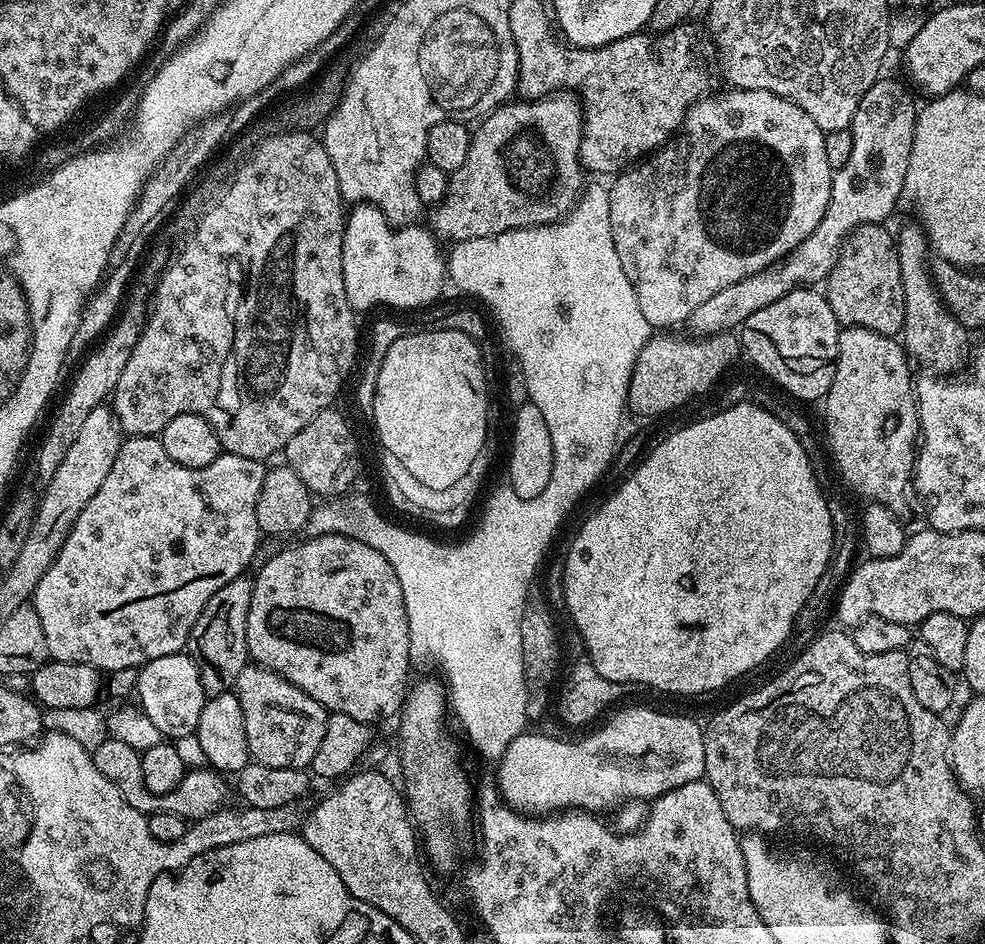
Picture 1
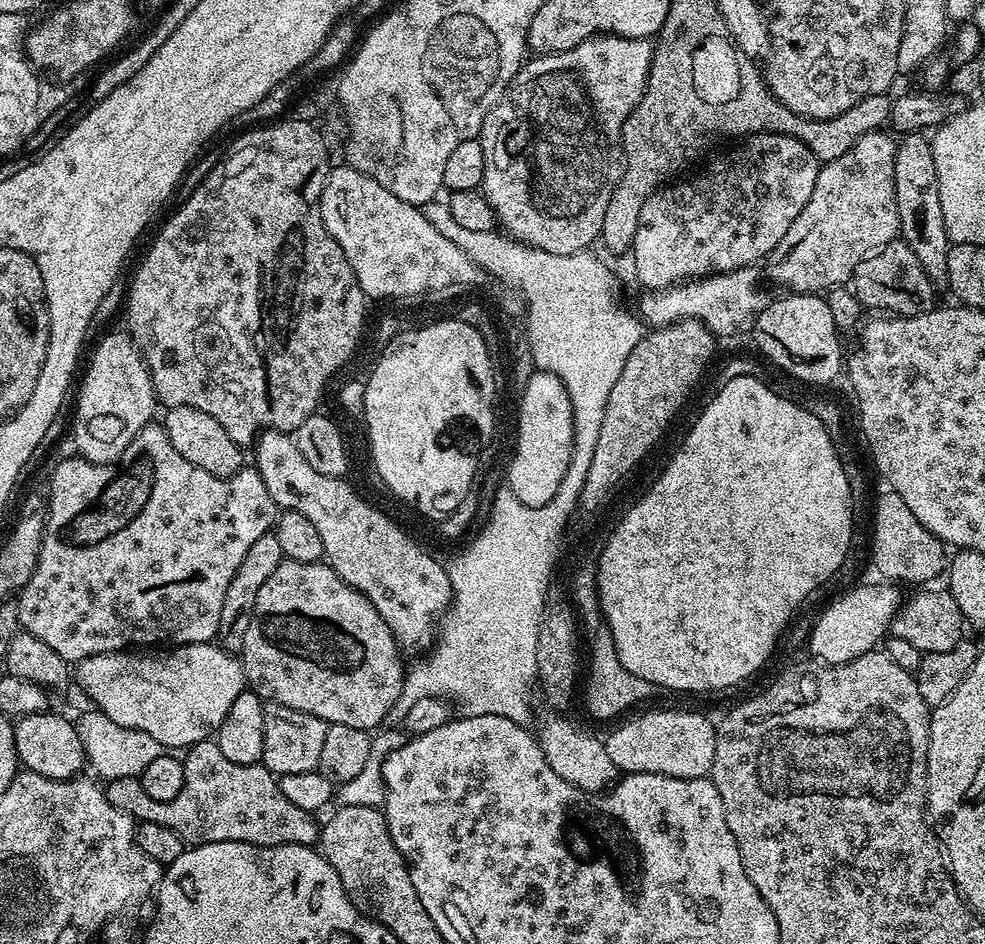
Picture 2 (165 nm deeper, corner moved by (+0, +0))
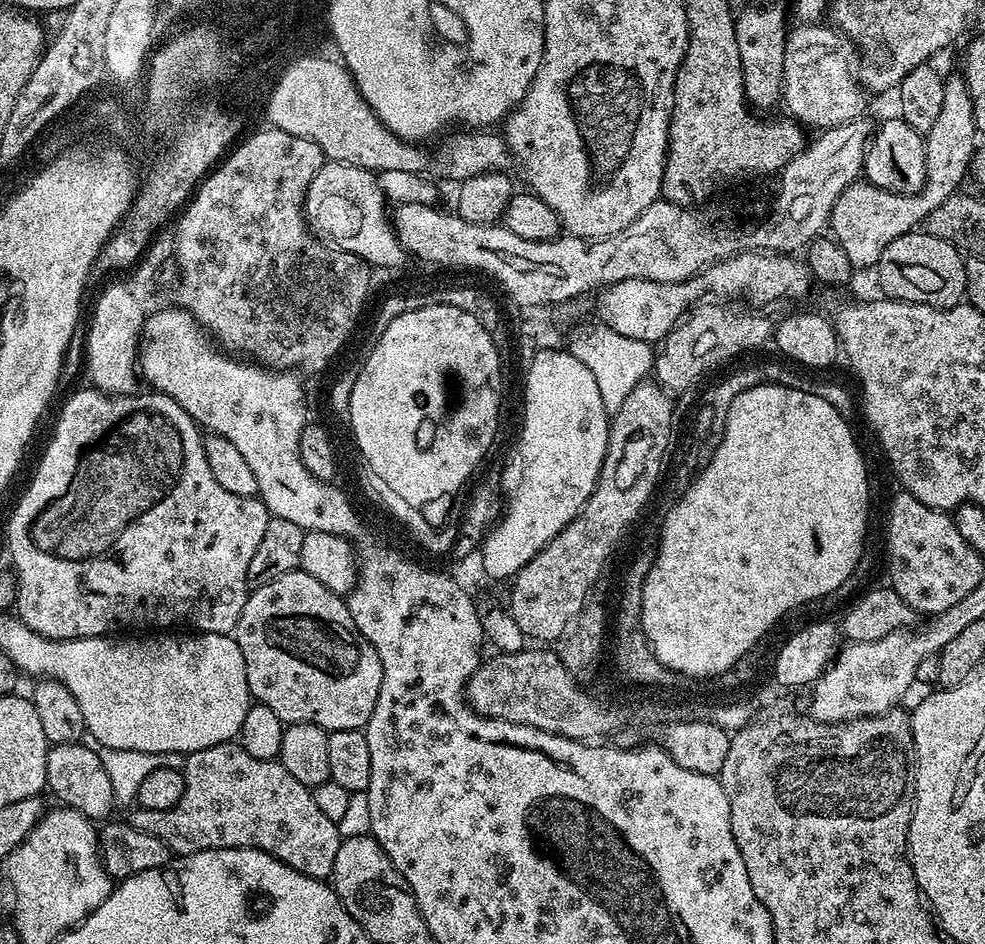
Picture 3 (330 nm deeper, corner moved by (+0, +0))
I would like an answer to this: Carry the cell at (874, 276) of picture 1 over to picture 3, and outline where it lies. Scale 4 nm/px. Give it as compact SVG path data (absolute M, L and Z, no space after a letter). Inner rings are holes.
M917 230L894 238L882 258L874 265L876 280L885 297L915 304L929 304L935 308L952 308L967 297L965 257L961 249L949 240L934 238L926 230Z

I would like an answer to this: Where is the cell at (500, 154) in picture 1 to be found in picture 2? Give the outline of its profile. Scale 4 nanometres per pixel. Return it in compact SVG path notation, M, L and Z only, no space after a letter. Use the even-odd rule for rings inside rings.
M597 34L565 52L540 54L532 58L536 60L529 59L521 67L517 76L508 83L508 88L502 94L502 98L492 107L490 114L486 114L478 139L482 146L482 158L484 159L484 177L480 188L486 202L490 202L494 210L499 227L512 239L519 240L521 244L528 244L531 248L563 256L591 249L593 247L591 244L597 243L602 230L602 218L606 218L606 205L610 203L610 194L614 194L614 188L618 186L624 173L624 144L622 142L624 123L631 112L636 109L636 104L642 98L644 88L648 85L648 71L652 65L653 47L651 39L635 40L625 36Z

